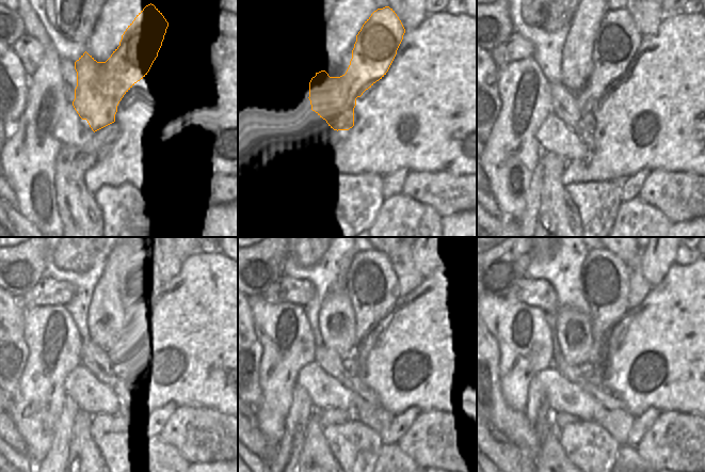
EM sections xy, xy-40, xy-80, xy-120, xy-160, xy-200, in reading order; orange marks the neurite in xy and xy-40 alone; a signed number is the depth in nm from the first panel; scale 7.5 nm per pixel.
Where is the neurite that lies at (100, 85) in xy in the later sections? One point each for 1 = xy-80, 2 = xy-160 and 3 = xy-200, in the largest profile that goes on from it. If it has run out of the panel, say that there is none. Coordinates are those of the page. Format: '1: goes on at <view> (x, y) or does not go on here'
1: goes on at xy-80 (617, 40)
2: goes on at xy-160 (371, 282)
3: goes on at xy-200 (605, 277)

